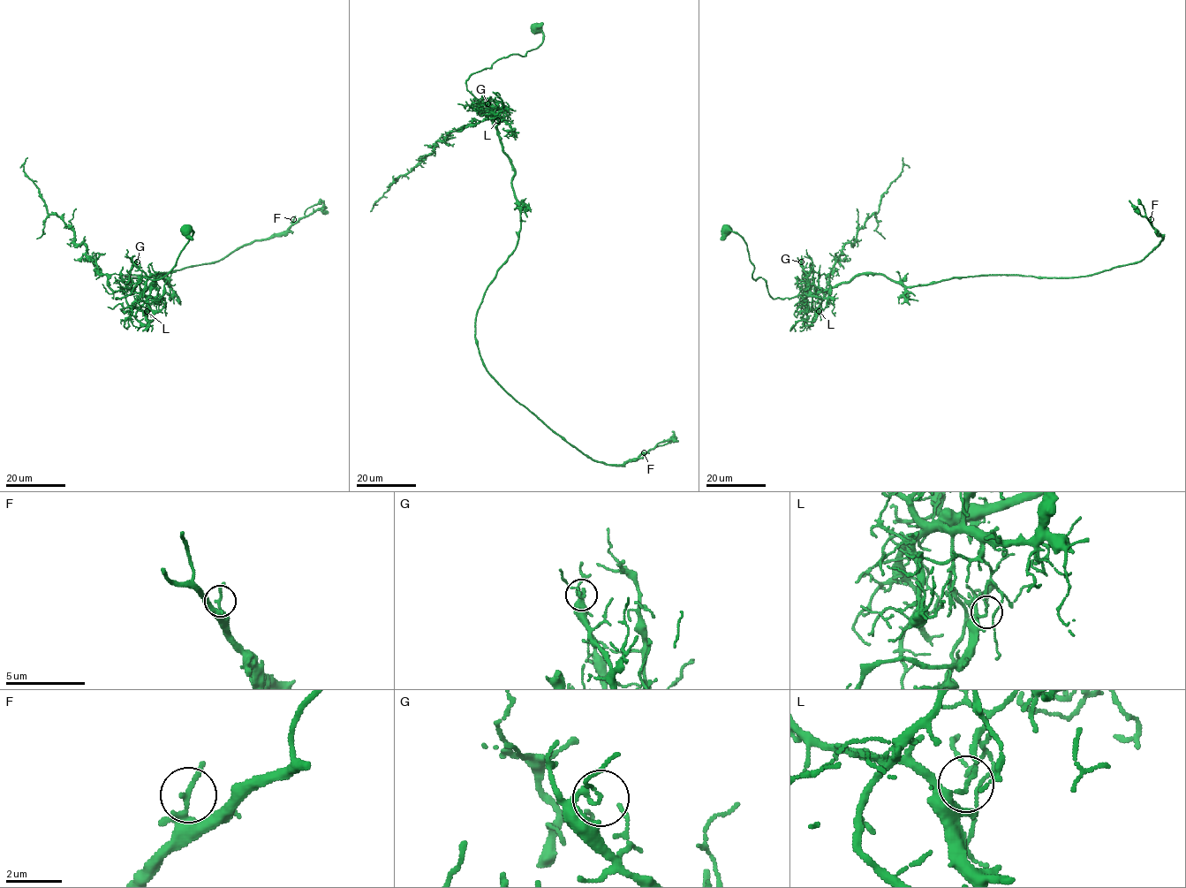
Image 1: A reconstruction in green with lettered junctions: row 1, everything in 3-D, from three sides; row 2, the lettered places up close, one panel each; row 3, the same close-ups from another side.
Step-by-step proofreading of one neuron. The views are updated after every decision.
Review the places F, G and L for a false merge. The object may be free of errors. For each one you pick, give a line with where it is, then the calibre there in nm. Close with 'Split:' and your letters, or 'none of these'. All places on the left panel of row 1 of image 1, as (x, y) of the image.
L: (147, 311) | 130 nm
Split: L

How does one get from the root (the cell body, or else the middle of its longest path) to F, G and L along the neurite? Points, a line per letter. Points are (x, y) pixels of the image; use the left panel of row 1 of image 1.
F: (187, 230), (165, 275), (116, 299), (162, 274), (169, 286), (126, 275), (214, 263), (293, 219)
G: (187, 230), (192, 235), (165, 275), (142, 277), (128, 294), (116, 299), (142, 293), (147, 275), (137, 261)
L: (187, 230), (192, 235), (165, 275), (142, 277), (128, 294), (116, 299), (148, 295), (152, 301), (147, 311)

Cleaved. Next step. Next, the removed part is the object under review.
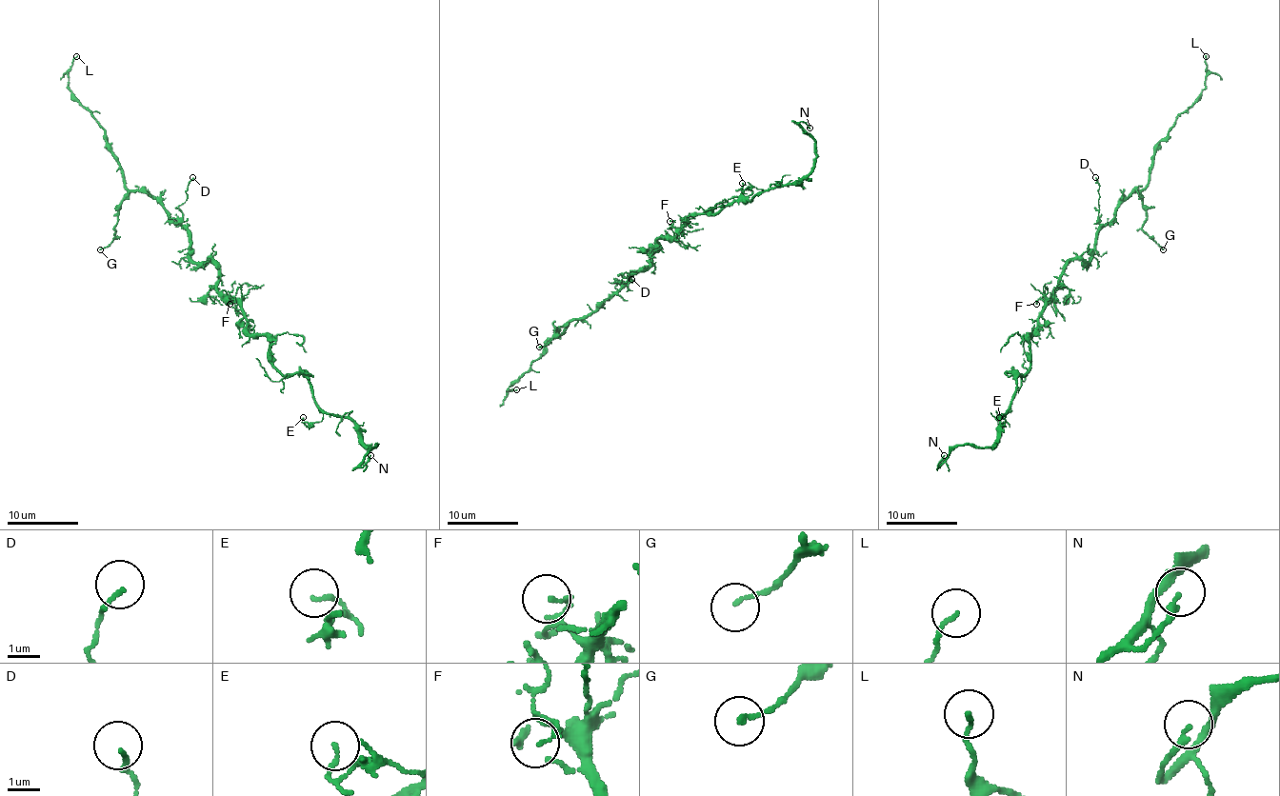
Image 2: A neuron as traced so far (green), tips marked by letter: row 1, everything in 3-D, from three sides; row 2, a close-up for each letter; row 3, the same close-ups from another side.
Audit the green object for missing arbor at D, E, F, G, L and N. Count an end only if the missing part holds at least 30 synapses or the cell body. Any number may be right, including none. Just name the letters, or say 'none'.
none

